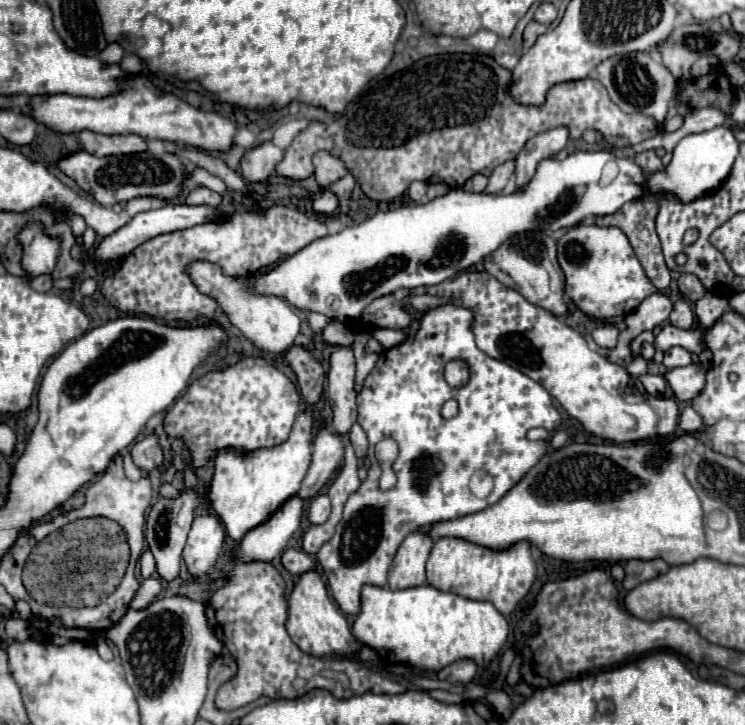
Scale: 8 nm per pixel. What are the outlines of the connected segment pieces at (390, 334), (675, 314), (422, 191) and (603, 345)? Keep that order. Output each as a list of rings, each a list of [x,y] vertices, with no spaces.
[[[375,330],[373,336],[385,346],[385,348],[393,348],[397,344],[401,344],[401,340],[405,340],[405,332],[393,332],[393,330]]]
[[[677,300],[673,304],[673,312],[669,316],[669,322],[677,328],[693,328],[693,322],[695,322],[695,316],[693,316],[693,310],[691,310],[691,304],[687,300]]]
[[[413,182],[409,186],[409,198],[413,202],[421,202],[425,198],[425,194],[427,194],[427,182]]]
[[[601,326],[593,330],[593,340],[601,350],[611,350],[617,346],[619,330],[615,326]]]

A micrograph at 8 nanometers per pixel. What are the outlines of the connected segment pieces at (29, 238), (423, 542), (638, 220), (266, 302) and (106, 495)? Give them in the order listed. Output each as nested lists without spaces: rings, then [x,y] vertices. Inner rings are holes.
[[[29,224],[19,234],[23,246],[23,266],[33,276],[49,274],[59,256],[59,240],[53,240],[41,232],[39,224]]]
[[[411,532],[399,546],[389,570],[389,588],[401,590],[425,584],[425,562],[433,548],[433,538],[427,532]]]
[[[645,194],[645,196],[641,196],[641,200],[631,200],[629,204],[623,204],[621,210],[617,210],[615,214],[595,216],[595,224],[597,226],[621,228],[621,232],[625,232],[625,236],[629,238],[629,242],[635,250],[635,256],[639,258],[639,264],[643,266],[651,284],[657,290],[665,290],[665,288],[669,288],[671,274],[669,274],[669,268],[665,266],[661,244],[659,244],[659,238],[657,238],[657,232],[655,232],[655,216],[657,216],[657,210],[659,210],[659,200],[661,200],[661,194]]]
[[[195,262],[195,264],[191,264],[189,274],[191,274],[193,282],[197,284],[197,288],[203,294],[211,294],[217,300],[217,304],[221,306],[221,310],[225,312],[225,316],[229,318],[229,322],[235,324],[243,332],[243,336],[247,340],[251,340],[259,350],[269,352],[269,354],[281,354],[293,344],[295,336],[299,334],[301,320],[283,298],[251,294],[249,286],[247,286],[247,278],[223,276],[221,268],[217,264]]]
[[[117,454],[117,456],[115,456],[115,458],[111,460],[111,462],[109,462],[109,468],[107,468],[107,470],[105,470],[105,472],[103,472],[103,474],[101,474],[99,478],[97,478],[97,482],[95,482],[95,484],[91,484],[91,486],[87,488],[87,492],[85,492],[85,506],[83,506],[83,508],[79,508],[79,510],[73,510],[73,512],[69,512],[69,514],[61,514],[61,516],[57,516],[57,518],[53,518],[51,522],[43,521],[42,523],[38,523],[34,525],[33,529],[35,528],[36,530],[35,532],[39,532],[39,534],[38,533],[37,534],[33,533],[33,534],[39,535],[37,536],[37,538],[35,538],[35,540],[39,542],[43,538],[45,538],[47,534],[51,534],[51,532],[55,532],[55,530],[59,530],[59,528],[63,528],[65,524],[69,524],[69,522],[73,522],[73,520],[79,520],[79,518],[89,518],[89,516],[105,516],[105,518],[109,518],[109,520],[117,520],[117,524],[119,524],[121,528],[125,528],[125,534],[127,534],[127,540],[129,540],[129,548],[131,548],[131,558],[129,558],[129,564],[131,564],[131,566],[137,566],[137,560],[139,560],[139,556],[141,556],[141,552],[143,552],[143,548],[145,548],[145,538],[143,538],[143,526],[145,526],[145,510],[149,508],[149,500],[151,500],[151,490],[149,490],[149,480],[147,480],[147,478],[141,478],[141,480],[137,480],[137,482],[131,482],[131,480],[129,480],[129,478],[127,478],[127,476],[123,474],[123,456],[121,456],[121,454]]]

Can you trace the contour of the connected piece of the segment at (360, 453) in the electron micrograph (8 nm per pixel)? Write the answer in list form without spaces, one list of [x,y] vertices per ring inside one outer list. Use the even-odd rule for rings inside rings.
[[[355,424],[355,426],[351,428],[351,432],[349,432],[349,440],[351,440],[353,448],[355,448],[357,458],[365,458],[367,448],[369,448],[369,442],[367,442],[367,436],[365,436],[365,432],[363,432],[363,428],[361,428],[359,424]]]

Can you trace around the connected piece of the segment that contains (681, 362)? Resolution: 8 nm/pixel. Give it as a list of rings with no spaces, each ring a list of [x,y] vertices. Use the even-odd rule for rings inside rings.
[[[679,346],[667,350],[665,358],[663,358],[663,364],[665,364],[667,370],[673,370],[677,366],[689,366],[689,362],[691,362],[691,354],[685,348],[679,348]]]

